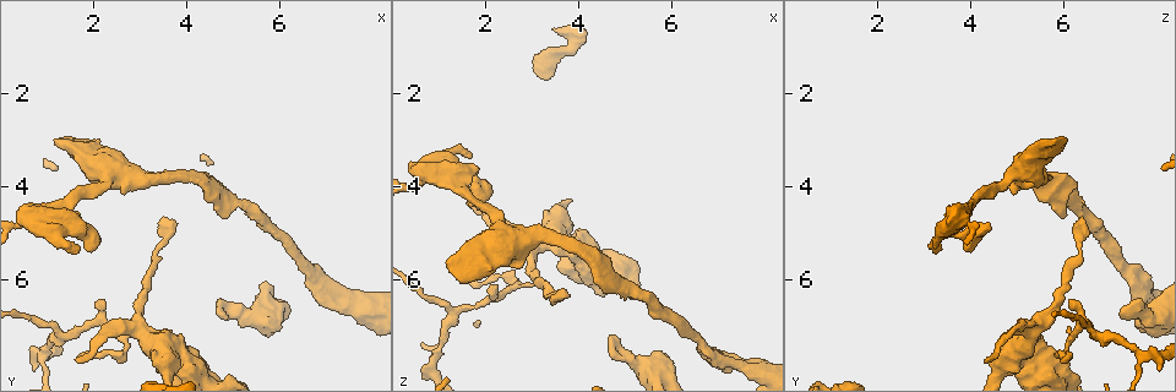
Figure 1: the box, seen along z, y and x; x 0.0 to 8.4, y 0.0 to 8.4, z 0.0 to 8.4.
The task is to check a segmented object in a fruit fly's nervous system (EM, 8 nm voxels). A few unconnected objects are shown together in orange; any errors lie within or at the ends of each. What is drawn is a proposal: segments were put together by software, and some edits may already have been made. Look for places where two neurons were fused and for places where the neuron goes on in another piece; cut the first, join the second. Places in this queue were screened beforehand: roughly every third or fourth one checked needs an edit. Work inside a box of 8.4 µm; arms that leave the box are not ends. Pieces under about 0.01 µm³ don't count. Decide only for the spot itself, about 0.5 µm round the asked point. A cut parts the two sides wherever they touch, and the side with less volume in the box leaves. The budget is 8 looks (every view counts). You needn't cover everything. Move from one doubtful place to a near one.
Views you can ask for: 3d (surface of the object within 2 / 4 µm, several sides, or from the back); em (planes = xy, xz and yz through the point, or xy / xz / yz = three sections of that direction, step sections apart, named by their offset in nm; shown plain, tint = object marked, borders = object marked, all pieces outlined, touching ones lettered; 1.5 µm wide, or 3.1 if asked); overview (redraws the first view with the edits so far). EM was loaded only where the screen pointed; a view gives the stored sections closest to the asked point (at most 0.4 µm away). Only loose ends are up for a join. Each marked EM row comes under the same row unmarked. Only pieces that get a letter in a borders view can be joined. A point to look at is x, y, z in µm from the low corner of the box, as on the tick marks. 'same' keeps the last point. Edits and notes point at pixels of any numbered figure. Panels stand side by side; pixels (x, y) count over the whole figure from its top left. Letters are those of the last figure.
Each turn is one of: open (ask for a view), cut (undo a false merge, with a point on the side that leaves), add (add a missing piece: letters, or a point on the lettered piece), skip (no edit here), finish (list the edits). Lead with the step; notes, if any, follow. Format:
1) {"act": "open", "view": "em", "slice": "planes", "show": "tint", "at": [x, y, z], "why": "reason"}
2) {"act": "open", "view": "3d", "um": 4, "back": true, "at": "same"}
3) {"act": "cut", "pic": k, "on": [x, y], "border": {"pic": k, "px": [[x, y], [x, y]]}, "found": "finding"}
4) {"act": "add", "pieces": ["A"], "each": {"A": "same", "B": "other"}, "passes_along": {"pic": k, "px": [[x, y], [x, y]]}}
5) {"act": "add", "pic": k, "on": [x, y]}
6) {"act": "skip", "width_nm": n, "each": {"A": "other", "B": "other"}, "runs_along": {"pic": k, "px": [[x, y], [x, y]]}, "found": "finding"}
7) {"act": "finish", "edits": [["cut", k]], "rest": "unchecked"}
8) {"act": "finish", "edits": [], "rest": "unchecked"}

{"act": "open", "view": "3d", "um": 4, "at": [2.70, 3.80, 5.15], "why": "three-way junction"}

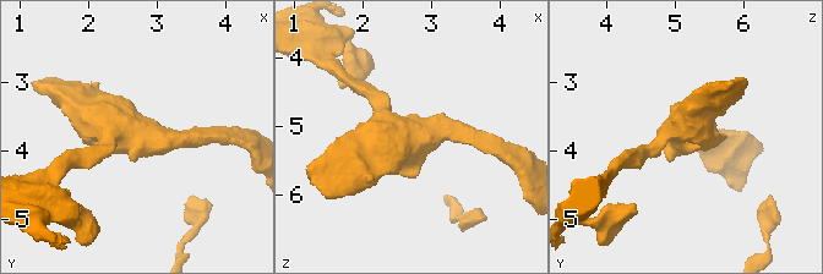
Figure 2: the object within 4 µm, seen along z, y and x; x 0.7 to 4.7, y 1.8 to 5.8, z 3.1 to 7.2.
{"act": "open", "view": "em", "slice": "yz", "step": 8, "show": "tint", "at": [2.70, 3.75, 5.10], "why": "shape alone is not enough"}

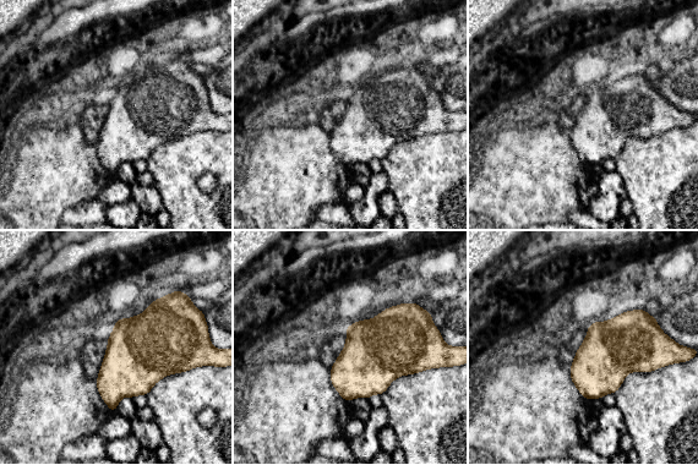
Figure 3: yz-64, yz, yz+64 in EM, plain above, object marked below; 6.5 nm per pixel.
{"act": "open", "view": "em", "slice": "planes", "show": "borders", "at": "same", "why": "cut it another way"}

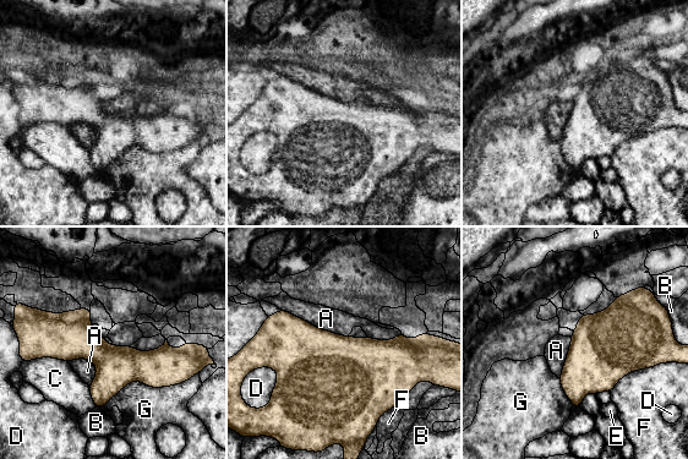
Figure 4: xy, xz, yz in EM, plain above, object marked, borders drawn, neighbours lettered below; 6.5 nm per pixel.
{"act": "skip", "each": {"A": "other", "B": "other", "C": "other", "D": "other", "E": "other", "F": "other", "G": "other"}, "border": {"pic": 4, "px": [[282, 310], [347, 337]]}, "found": "one neuron here"}

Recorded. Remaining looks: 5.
{"act": "open", "view": "3d", "um": 4, "at": [2.20, 6.45, 6.15], "why": "branch stops here"}

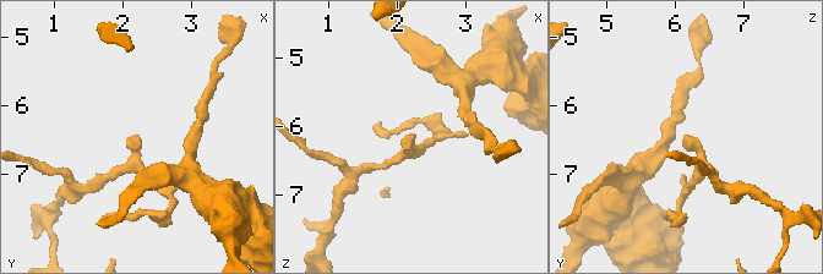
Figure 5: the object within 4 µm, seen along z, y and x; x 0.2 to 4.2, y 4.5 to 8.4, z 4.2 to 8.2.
{"act": "open", "view": "em", "slice": "planes", "show": "borders", "at": [2.15, 6.45, 6.15]}

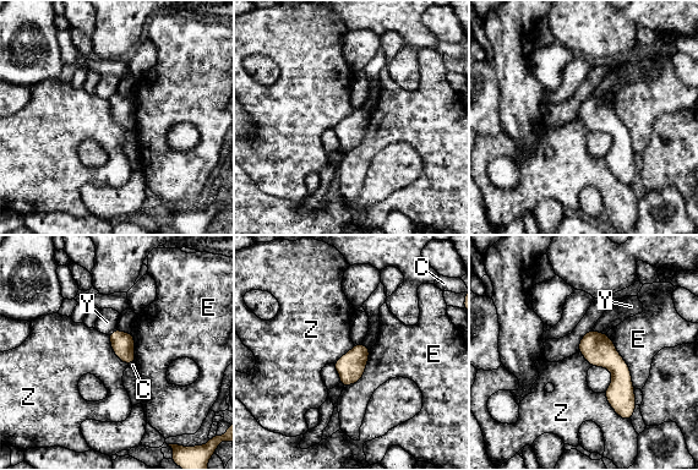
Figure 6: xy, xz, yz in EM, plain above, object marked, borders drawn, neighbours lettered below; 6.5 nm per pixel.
{"act": "skip", "each": {"C": "other", "E": "other", "Y": "other", "Z": "other"}, "border": {"pic": 6, "px": [[593, 329], [605, 334]]}, "found": "no lettered piece goes on from it"}

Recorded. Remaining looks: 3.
{"act": "open", "view": "3d", "um": 4, "at": [4.70, 6.55, 7.30], "why": "an open end"}

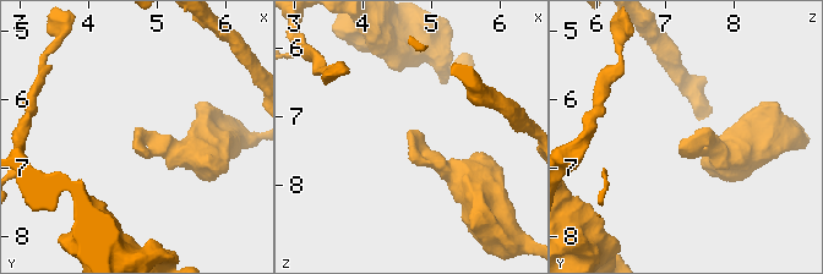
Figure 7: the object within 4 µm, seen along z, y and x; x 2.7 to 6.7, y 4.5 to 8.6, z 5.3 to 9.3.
{"act": "open", "view": "em", "slice": "planes", "show": "borders", "at": [4.65, 6.55, 7.30]}

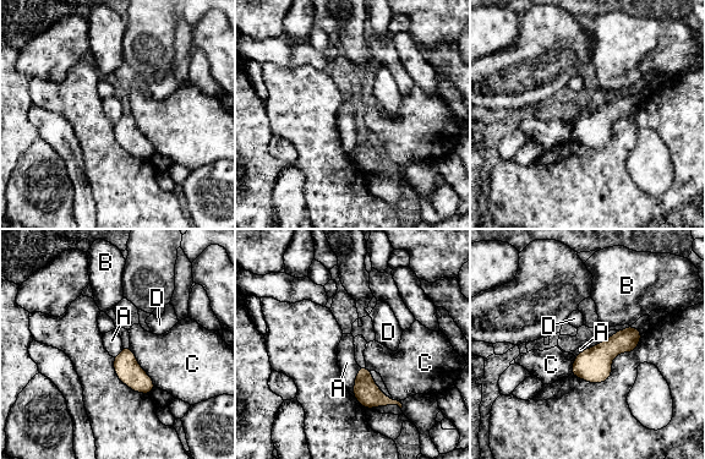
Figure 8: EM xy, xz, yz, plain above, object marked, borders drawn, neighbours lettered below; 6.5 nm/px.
{"act": "skip", "each": {"A": "other", "B": "other", "C": "other", "D": "other"}, "border": {"pic": 8, "px": [[360, 367], [353, 395]]}, "found": "no lettered piece goes on from it"}

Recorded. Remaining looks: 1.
{"act": "finish", "edits": [], "rest": "unchecked"}

